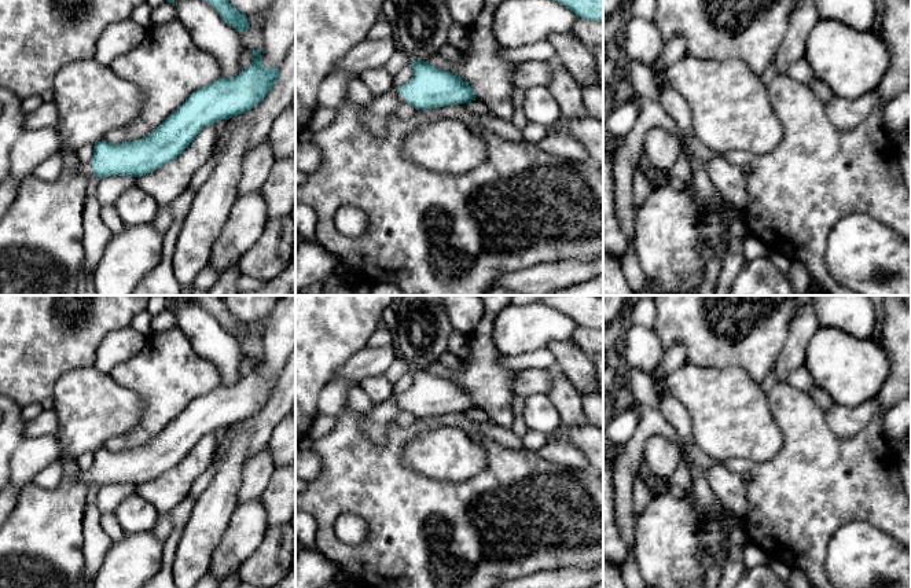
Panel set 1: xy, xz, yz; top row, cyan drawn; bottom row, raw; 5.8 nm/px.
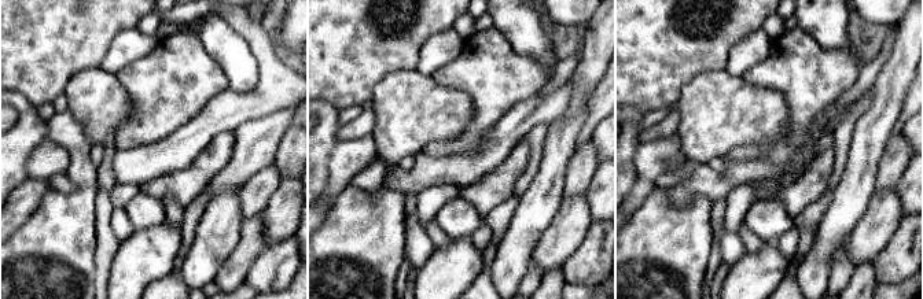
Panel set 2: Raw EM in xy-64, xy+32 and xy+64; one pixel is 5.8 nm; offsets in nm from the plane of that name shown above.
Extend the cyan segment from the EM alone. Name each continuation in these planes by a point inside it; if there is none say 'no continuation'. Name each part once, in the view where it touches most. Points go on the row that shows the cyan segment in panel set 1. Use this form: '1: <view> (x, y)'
1: xz (374, 116)

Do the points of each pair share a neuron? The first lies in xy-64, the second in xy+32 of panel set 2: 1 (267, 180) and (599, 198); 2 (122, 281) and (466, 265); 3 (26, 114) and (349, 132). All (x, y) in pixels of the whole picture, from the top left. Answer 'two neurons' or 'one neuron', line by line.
1: one neuron
2: one neuron
3: two neurons

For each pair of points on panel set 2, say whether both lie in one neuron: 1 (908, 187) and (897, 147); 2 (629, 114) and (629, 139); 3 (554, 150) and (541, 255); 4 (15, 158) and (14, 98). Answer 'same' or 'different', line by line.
1: same
2: same
3: different
4: same

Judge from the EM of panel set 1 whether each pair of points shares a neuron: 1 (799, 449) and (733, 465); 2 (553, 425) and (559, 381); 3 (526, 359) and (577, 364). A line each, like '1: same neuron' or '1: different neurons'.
1: same neuron
2: different neurons
3: different neurons

